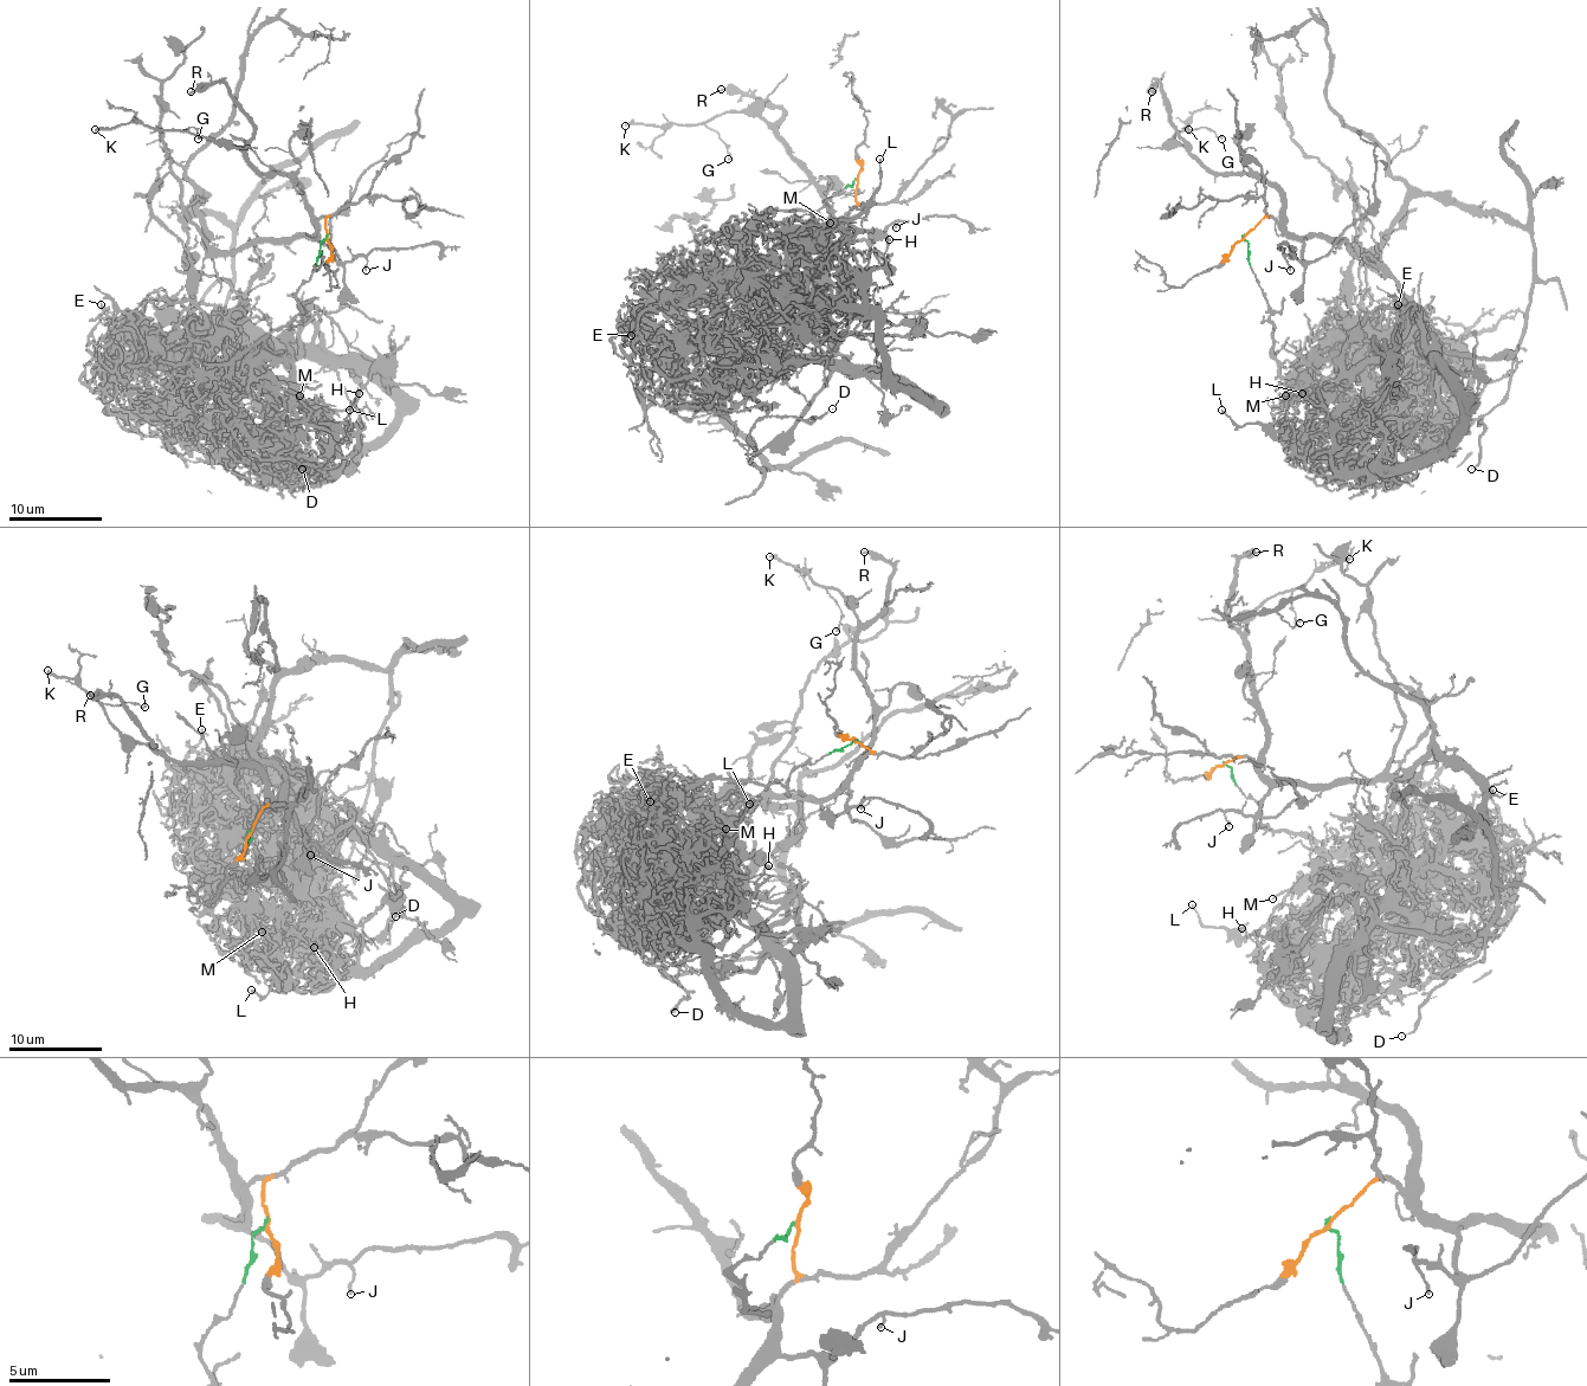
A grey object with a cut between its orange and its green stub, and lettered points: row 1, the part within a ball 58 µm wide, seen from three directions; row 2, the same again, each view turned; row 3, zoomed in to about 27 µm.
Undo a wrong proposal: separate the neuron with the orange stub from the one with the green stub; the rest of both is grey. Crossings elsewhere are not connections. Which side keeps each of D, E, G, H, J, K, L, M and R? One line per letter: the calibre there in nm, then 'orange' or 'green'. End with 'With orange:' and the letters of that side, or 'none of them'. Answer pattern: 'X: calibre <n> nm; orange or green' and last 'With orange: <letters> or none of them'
D: calibre 70 nm; orange
E: calibre 200 nm; green
G: calibre 130 nm; orange
H: calibre 190 nm; green
J: calibre 110 nm; orange
K: calibre 240 nm; orange
L: calibre 140 nm; green
M: calibre 90 nm; green
R: calibre 320 nm; orange
With orange: D, G, J, K, R

